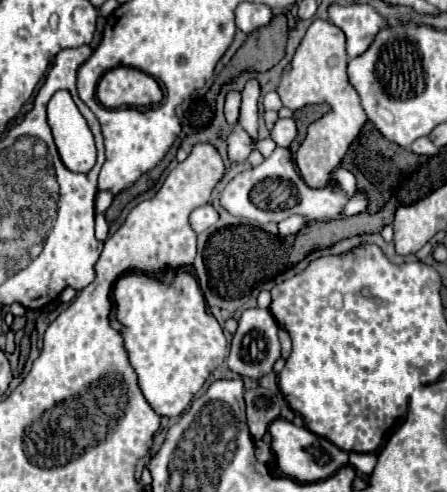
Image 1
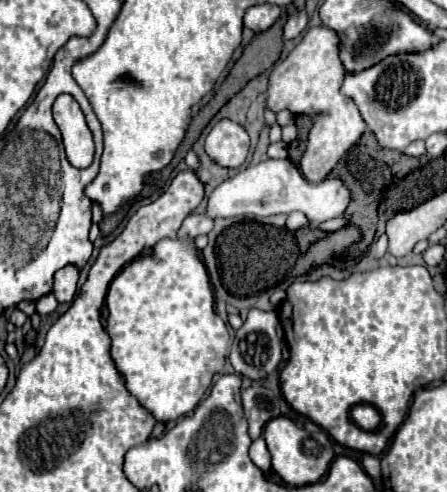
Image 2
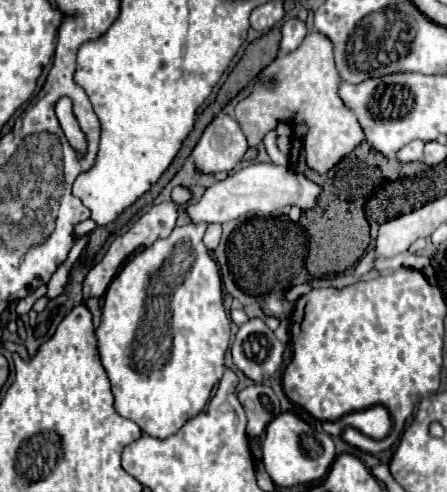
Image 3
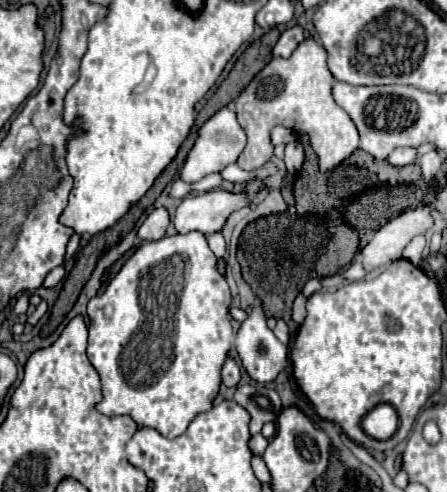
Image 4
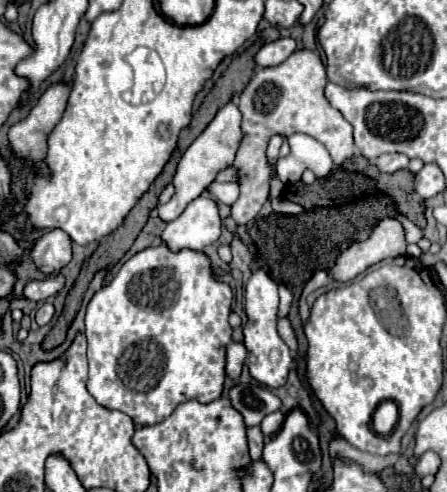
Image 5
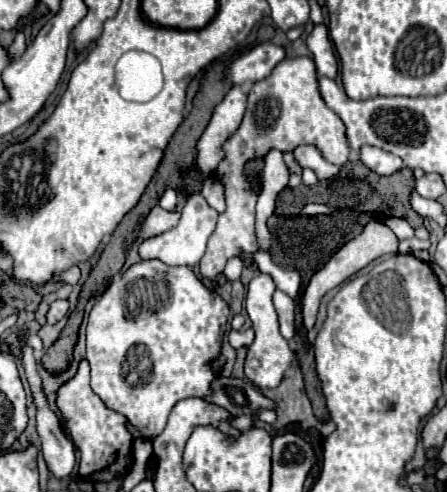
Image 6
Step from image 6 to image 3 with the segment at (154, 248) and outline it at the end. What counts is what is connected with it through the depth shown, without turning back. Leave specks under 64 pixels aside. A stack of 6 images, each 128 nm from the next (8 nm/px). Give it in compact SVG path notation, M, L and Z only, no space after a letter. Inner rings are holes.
M250 164L240 168L234 174L228 174L226 180L220 180L212 184L200 202L188 206L188 214L192 222L218 222L224 224L228 220L234 220L246 212L256 214L272 214L278 208L284 206L298 206L302 210L314 210L318 208L320 198L320 186L308 180L304 174L292 172L288 166L276 166L276 164Z

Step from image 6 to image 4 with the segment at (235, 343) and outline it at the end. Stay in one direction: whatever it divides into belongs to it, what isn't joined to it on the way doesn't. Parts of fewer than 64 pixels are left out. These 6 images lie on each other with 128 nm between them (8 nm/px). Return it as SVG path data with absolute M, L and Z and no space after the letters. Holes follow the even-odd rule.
M228 358L228 360L224 362L224 368L222 368L222 382L224 382L226 386L238 386L238 382L240 382L238 364L236 364L232 358Z

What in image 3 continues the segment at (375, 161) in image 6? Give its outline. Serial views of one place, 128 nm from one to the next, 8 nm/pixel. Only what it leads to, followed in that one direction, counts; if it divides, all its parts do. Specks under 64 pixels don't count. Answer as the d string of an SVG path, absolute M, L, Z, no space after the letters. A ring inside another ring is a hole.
M414 140L414 142L406 144L406 146L398 152L398 160L402 160L402 162L422 160L422 150L424 150L424 142L422 142L422 140Z

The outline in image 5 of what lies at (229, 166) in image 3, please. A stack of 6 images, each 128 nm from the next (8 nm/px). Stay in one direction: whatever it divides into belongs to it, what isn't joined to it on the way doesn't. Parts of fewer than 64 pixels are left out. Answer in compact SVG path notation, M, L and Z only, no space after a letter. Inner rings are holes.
M228 102L226 106L222 106L218 110L218 114L214 116L214 120L204 128L204 132L188 146L188 150L184 152L182 160L178 162L178 170L174 176L174 186L176 186L176 194L172 196L172 200L164 206L158 208L158 214L164 222L172 222L180 216L180 212L186 208L188 202L192 202L194 198L198 198L204 188L216 178L216 174L220 170L224 170L226 166L230 166L236 158L236 150L240 146L242 140L242 128L240 128L240 110L234 102Z

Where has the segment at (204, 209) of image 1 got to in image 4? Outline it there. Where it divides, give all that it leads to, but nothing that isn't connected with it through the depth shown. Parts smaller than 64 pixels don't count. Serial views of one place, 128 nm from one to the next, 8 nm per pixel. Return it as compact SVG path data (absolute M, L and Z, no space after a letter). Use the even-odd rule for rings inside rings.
M188 232L188 234L174 234L174 236L166 236L158 242L144 242L128 260L126 264L120 268L120 272L114 276L114 280L110 280L110 284L106 286L106 290L102 292L102 296L94 296L88 302L88 316L92 320L90 324L90 338L88 338L88 358L92 362L92 366L98 370L100 380L102 380L102 402L96 406L102 414L106 416L118 416L118 414L128 414L134 418L134 422L142 428L154 428L156 432L160 432L164 438L178 438L180 434L186 432L188 424L202 412L208 412L212 408L212 400L218 394L220 388L220 370L222 364L228 356L228 350L232 346L232 324L230 324L230 288L226 284L226 278L218 272L216 268L216 256L212 254L212 250L206 244L206 238L202 232Z

